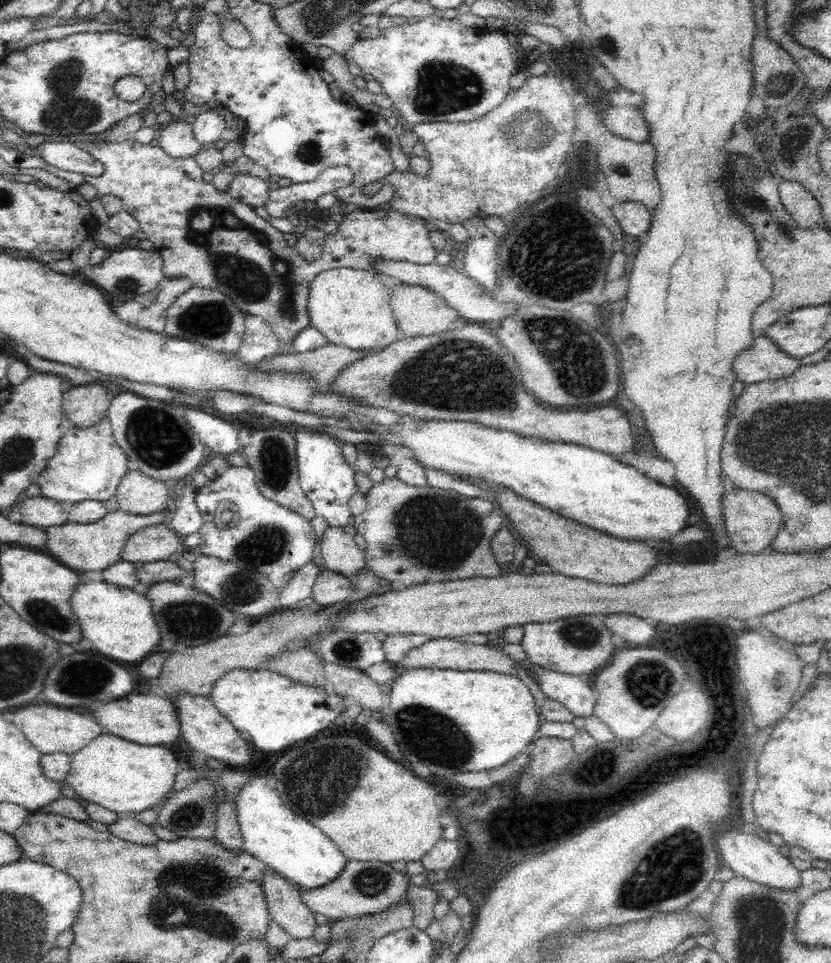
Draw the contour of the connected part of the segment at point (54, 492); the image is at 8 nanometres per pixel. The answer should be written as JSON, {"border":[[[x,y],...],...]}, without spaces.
{"border":[[[107,418],[92,428],[72,427],[56,445],[54,454],[37,476],[35,483],[44,498],[74,504],[81,500],[97,500],[103,503],[114,498],[120,479],[129,469],[126,455],[118,446],[112,425]]]}

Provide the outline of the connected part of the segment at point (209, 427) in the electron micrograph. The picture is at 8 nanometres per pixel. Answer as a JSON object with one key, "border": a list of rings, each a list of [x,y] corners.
{"border":[[[185,408],[184,415],[192,430],[200,437],[203,444],[208,446],[209,456],[216,454],[226,458],[230,454],[240,453],[244,448],[245,445],[240,440],[240,429],[229,422],[224,422],[216,415],[211,415],[211,412]]]}

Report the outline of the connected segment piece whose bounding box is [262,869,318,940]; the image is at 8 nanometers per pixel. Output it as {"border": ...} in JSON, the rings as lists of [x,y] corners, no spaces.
{"border":[[[273,869],[266,870],[262,882],[271,921],[294,940],[313,938],[318,926],[315,913],[301,901],[294,883],[290,883]]]}

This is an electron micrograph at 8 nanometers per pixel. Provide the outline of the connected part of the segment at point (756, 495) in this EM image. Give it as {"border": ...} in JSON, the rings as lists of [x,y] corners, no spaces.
{"border":[[[734,489],[722,496],[724,525],[732,539],[732,546],[740,555],[758,555],[768,549],[780,530],[781,512],[774,500],[759,492]]]}

